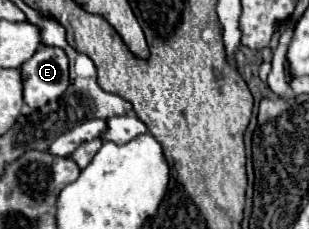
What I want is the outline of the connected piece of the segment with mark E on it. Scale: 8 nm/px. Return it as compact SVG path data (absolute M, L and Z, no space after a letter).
M42 46L20 68L24 82L24 102L30 108L40 108L56 100L68 88L68 56L62 48Z

